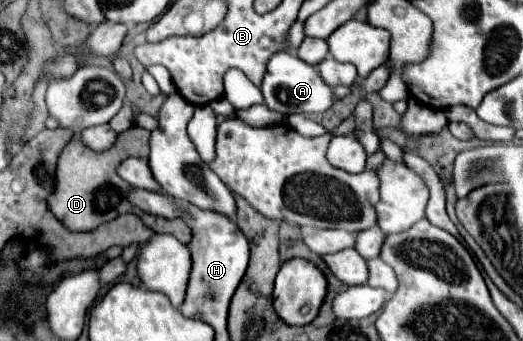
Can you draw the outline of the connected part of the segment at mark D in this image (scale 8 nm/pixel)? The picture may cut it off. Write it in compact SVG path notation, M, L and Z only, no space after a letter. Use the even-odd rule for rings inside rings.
M137 125L129 127L127 131L121 133L121 137L115 141L113 147L109 147L101 153L89 149L81 139L79 141L73 139L59 155L55 193L47 201L53 215L57 219L61 219L63 225L71 231L93 231L101 223L111 221L123 213L135 213L143 219L143 223L147 227L155 229L155 233L169 233L169 235L175 235L181 243L189 243L191 229L183 219L163 219L163 217L143 213L141 209L135 209L135 205L131 205L127 201L127 193L129 193L131 185L117 175L117 167L127 157L147 157L149 155L149 135L151 133L143 127L137 127Z

